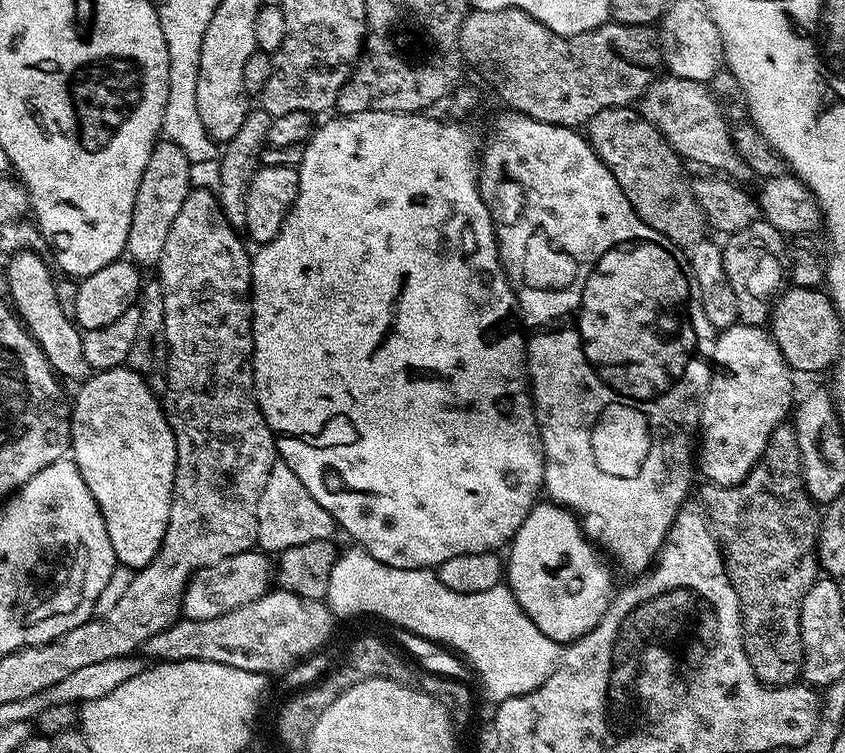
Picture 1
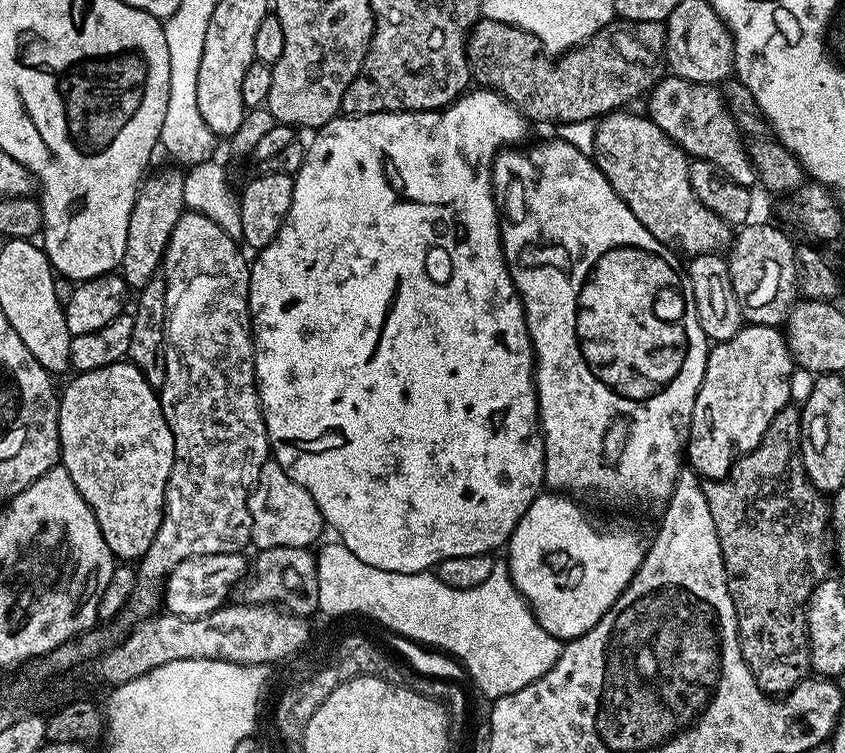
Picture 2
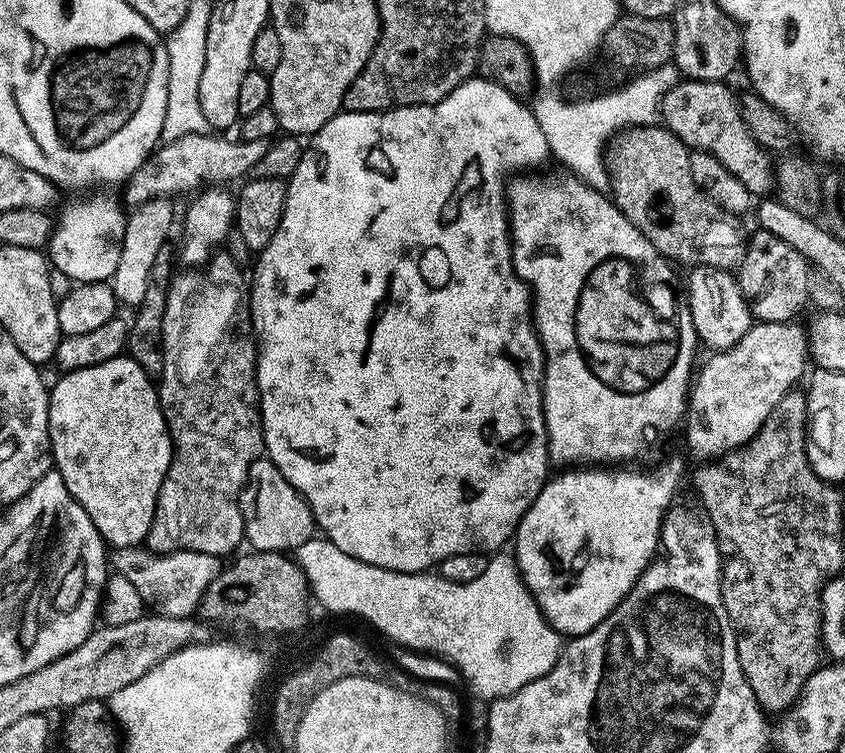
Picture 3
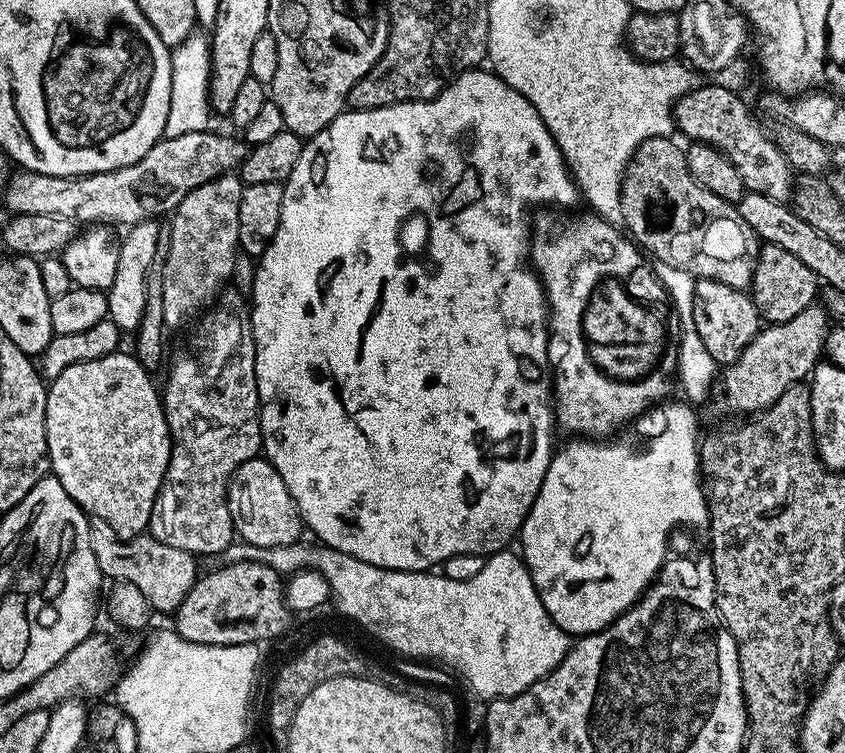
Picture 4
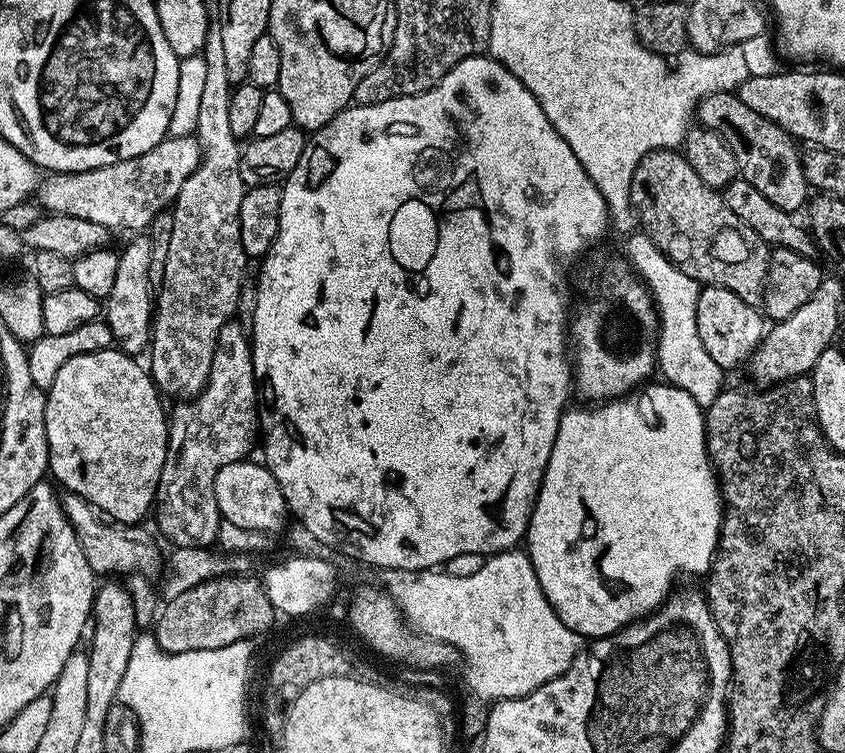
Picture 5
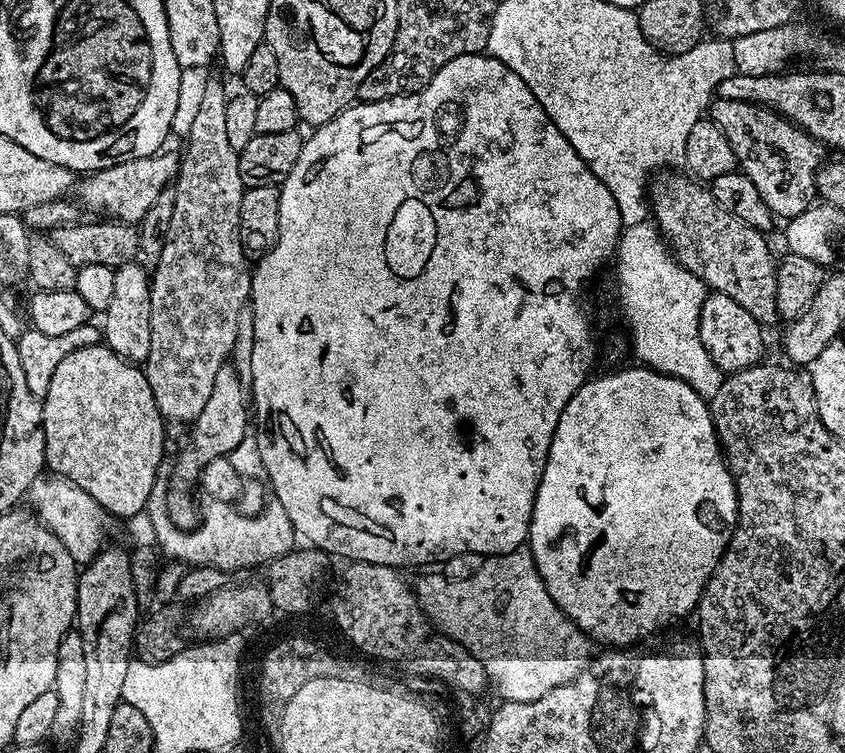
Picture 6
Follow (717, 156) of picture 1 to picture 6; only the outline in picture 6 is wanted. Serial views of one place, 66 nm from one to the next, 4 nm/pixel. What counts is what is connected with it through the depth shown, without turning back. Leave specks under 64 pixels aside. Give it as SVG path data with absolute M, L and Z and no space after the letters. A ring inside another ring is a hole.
M713 99L710 119L726 134L739 171L754 182L773 217L791 218L813 207L817 199L816 171L822 163L822 148L804 129L771 108L741 100Z

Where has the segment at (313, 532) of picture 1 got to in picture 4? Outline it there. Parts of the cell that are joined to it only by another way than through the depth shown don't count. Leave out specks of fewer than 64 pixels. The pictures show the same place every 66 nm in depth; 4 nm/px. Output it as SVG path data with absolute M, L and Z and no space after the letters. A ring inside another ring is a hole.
M266 458L247 460L234 470L228 482L228 509L235 535L254 546L295 544L301 539L300 531L303 533L306 528L290 490L286 490L286 482Z

